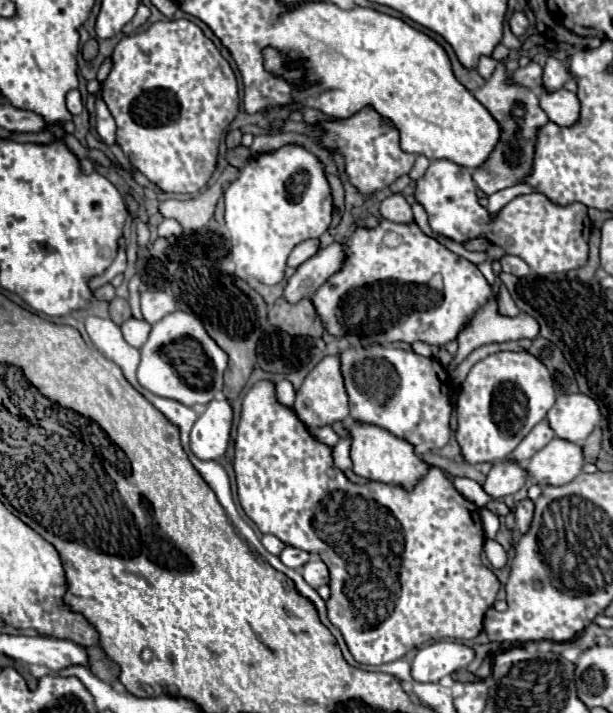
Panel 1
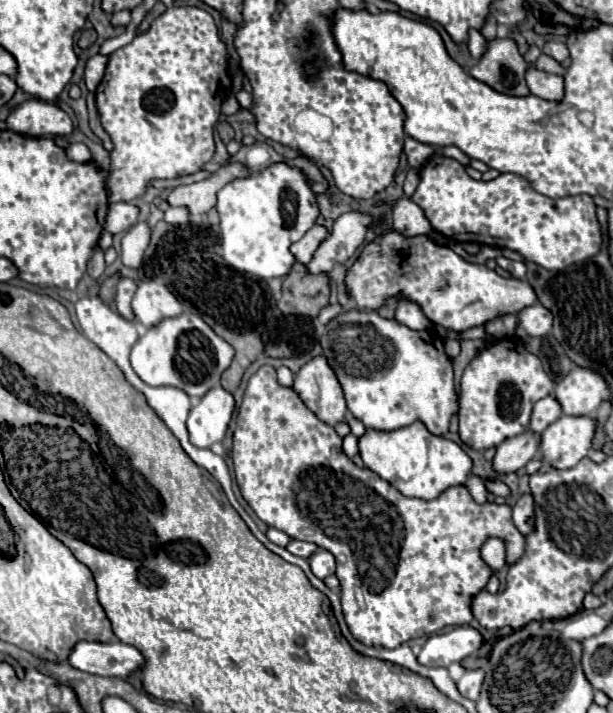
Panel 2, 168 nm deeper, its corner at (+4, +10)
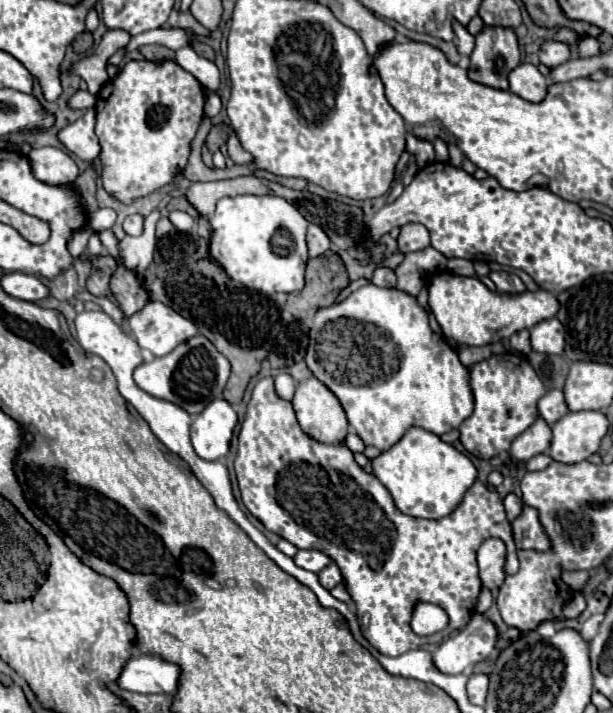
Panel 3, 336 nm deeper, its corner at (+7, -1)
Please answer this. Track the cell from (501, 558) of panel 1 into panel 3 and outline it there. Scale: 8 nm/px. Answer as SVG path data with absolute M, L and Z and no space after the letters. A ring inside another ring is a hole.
M488 538L478 550L478 566L480 566L480 580L488 590L500 588L504 582L504 560L506 560L506 546L498 538Z

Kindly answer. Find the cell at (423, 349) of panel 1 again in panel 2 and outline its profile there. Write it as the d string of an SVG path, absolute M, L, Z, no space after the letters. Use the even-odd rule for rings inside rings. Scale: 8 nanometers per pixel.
M401 301L395 309L395 319L397 323L413 329L413 331L425 331L431 327L431 323L425 319L425 315L421 313L421 309L411 303L411 301Z

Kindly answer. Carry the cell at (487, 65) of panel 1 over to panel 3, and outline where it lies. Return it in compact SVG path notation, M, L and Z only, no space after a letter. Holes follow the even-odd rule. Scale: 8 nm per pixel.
M454 20L452 28L454 28L454 34L456 34L454 42L456 42L458 52L460 54L472 54L472 50L474 50L474 36L462 24L458 24L458 20Z

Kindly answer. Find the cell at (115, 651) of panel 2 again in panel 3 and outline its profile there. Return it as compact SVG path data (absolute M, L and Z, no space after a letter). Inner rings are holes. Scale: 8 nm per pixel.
M136 654L128 660L118 686L142 694L176 694L180 674L176 664L156 654Z

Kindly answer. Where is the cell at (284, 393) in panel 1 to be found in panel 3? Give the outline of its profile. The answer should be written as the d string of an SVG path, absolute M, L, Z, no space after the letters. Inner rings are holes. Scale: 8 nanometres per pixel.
M278 374L276 376L276 394L284 400L292 400L294 396L294 390L296 390L296 382L290 374Z

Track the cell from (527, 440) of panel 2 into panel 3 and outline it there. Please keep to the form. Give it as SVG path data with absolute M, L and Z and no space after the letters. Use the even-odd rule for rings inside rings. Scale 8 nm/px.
M538 418L526 432L522 432L522 436L518 436L512 442L510 448L510 456L512 456L512 464L516 462L526 462L536 454L548 452L550 450L550 424L546 424L546 420Z

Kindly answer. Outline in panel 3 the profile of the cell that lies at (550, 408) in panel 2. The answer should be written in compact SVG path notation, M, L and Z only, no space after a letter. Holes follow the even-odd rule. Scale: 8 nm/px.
M548 390L548 394L538 402L538 410L540 410L540 416L548 424L554 424L556 420L560 420L564 414L568 414L568 404L564 400L564 392Z

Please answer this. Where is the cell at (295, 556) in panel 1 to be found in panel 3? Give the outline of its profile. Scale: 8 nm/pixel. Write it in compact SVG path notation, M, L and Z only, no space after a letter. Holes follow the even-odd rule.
M298 550L298 554L294 556L294 562L304 568L304 570L310 570L310 572L320 572L322 568L326 568L332 560L324 554L324 552L318 552L318 550Z

